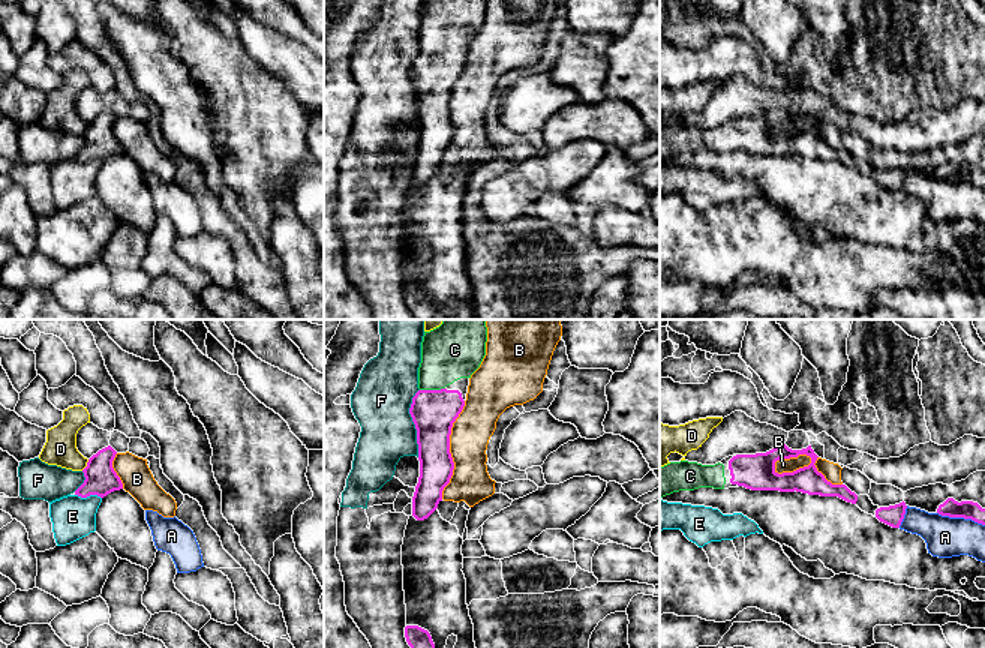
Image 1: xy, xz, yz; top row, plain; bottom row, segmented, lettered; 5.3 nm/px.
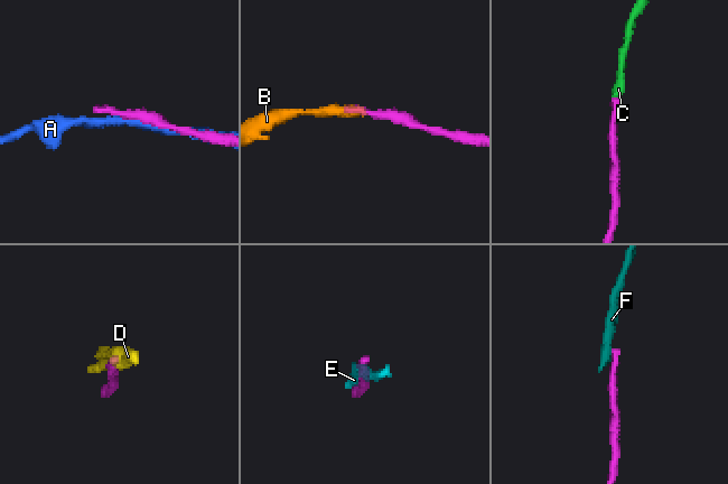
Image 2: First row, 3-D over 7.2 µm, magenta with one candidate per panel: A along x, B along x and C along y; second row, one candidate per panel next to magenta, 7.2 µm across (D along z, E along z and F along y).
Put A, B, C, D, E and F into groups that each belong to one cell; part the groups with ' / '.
A / B / C / D / E / F

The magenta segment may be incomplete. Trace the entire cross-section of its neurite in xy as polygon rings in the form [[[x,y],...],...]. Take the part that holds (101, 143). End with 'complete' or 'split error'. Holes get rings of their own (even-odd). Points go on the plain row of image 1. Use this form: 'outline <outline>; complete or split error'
outline [[[111,110],[93,118],[88,123],[87,130],[82,134],[85,144],[75,154],[75,159],[81,162],[90,159],[103,162],[114,154],[123,153],[123,147],[112,132],[115,118],[117,116]]]; complete

